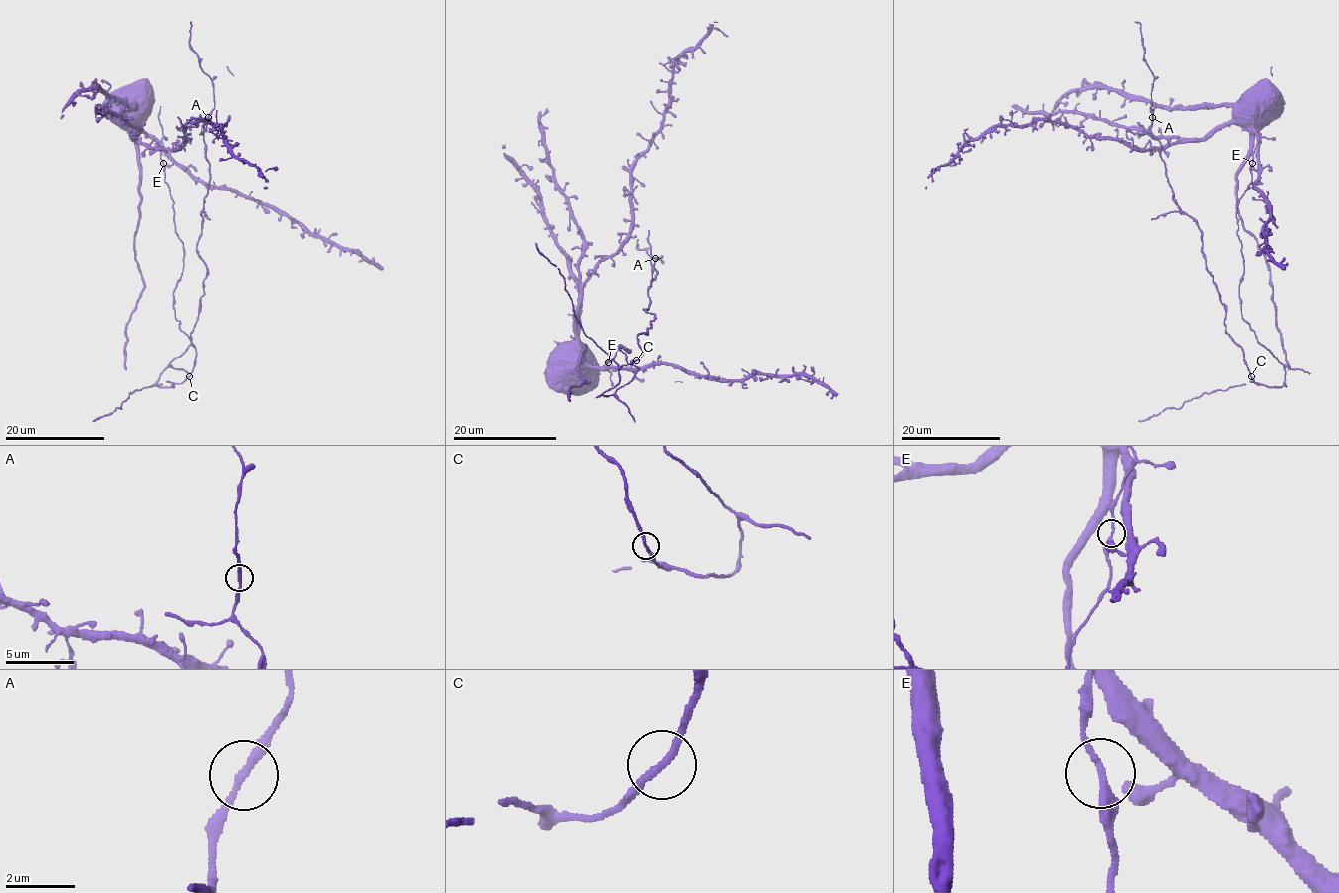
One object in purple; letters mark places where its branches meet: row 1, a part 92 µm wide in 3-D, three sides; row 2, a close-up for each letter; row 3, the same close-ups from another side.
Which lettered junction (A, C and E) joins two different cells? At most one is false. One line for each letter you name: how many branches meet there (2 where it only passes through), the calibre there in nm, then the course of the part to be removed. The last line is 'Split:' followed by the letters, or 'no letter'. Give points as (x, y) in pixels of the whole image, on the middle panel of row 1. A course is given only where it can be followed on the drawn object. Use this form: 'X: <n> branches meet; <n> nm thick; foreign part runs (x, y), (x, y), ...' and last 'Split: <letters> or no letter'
A: 2 branches meet; 220 nm thick; foreign part runs (655, 258), (661, 257), (659, 259), (636, 246), (638, 239)
Split: A

